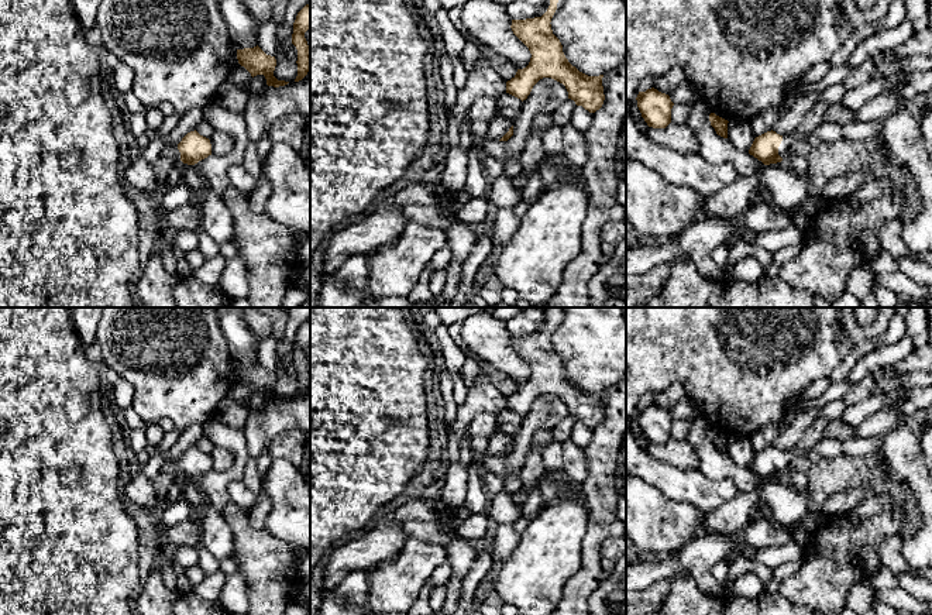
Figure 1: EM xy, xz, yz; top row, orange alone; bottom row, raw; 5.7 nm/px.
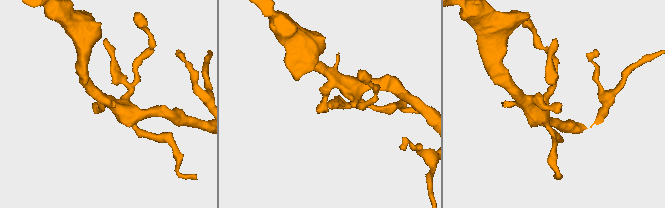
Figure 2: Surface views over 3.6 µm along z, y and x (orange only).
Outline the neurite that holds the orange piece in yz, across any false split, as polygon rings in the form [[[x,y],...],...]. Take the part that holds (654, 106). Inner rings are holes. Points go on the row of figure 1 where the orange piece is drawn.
[[[651,87],[639,92],[637,107],[649,127],[666,128],[671,123],[671,109],[674,103],[670,96]]]

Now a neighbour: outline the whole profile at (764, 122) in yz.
[[[781,107],[778,109],[767,109],[752,118],[752,130],[756,137],[771,131],[775,121],[781,117]]]

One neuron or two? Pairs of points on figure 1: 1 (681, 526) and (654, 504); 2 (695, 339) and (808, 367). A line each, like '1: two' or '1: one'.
1: one
2: one

